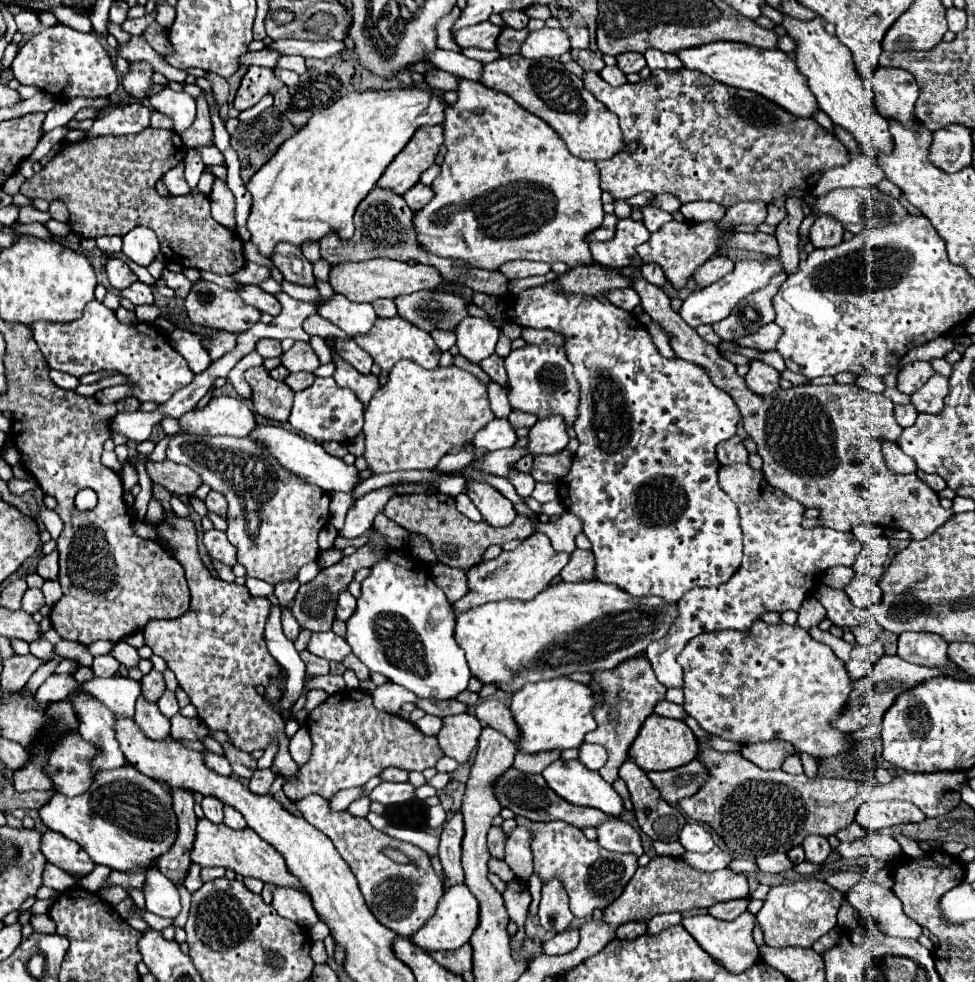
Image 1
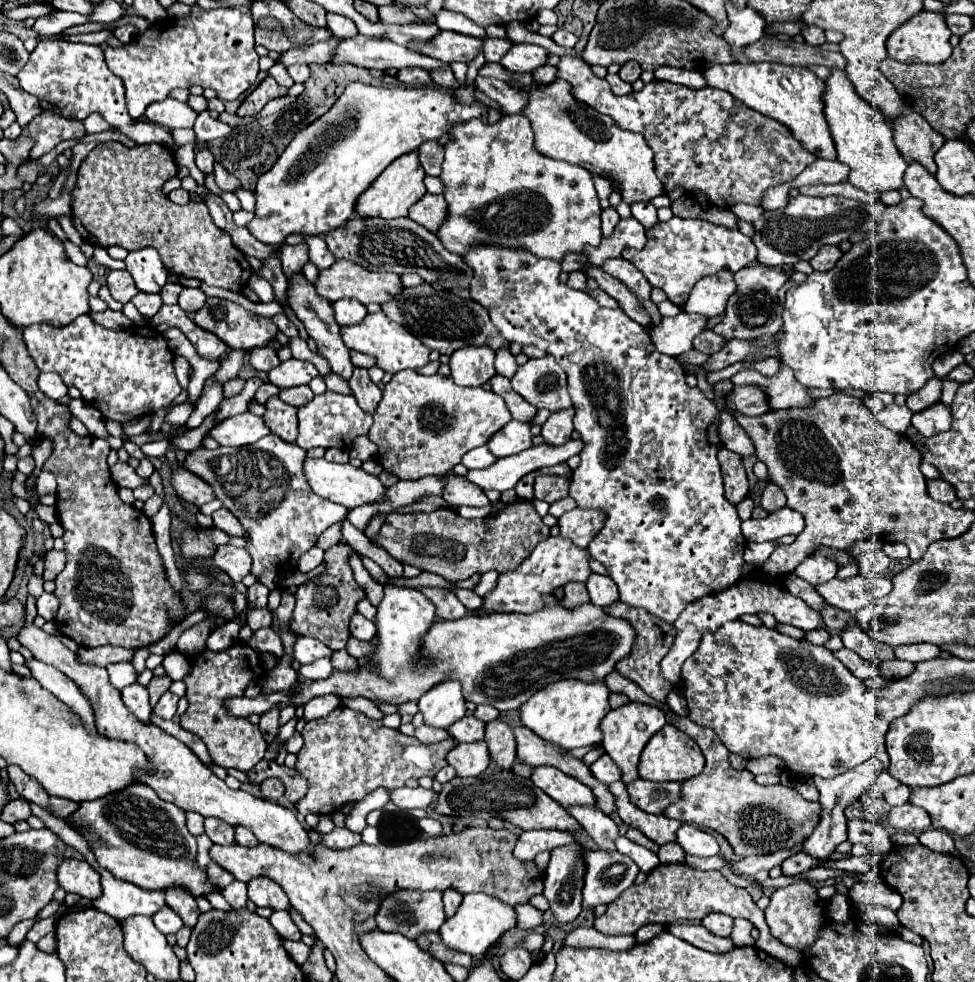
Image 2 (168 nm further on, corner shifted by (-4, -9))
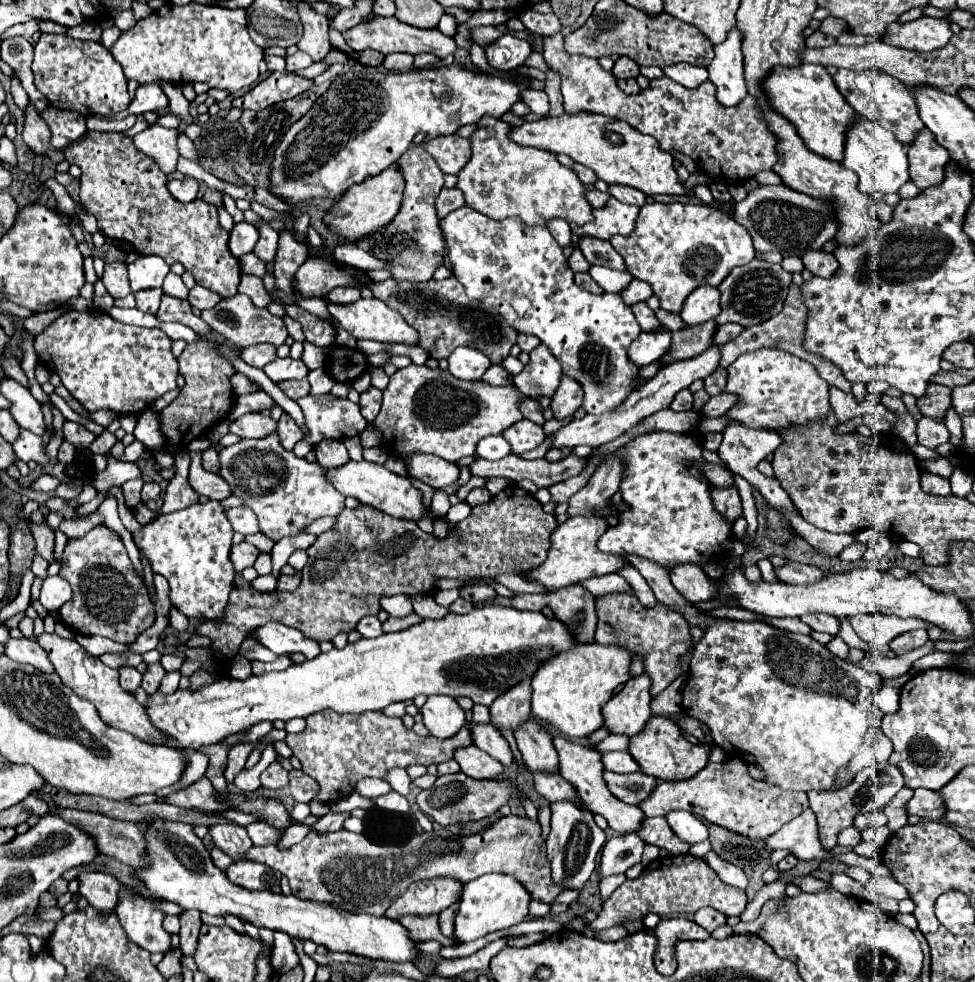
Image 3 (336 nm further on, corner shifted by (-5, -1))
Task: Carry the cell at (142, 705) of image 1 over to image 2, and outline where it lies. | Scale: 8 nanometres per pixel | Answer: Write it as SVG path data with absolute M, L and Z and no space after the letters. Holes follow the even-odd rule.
M138 682L126 686L126 688L122 690L122 700L124 700L124 704L128 706L128 710L130 710L138 720L150 722L152 706L150 706L150 702L148 702L148 690L146 690L144 686L140 686Z

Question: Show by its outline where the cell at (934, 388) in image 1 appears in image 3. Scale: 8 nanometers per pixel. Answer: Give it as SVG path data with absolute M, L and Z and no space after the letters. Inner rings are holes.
M923 416L917 422L917 442L921 446L927 446L927 448L935 450L939 444L949 442L949 430L945 428L943 422L937 422L937 420L931 420L931 418Z

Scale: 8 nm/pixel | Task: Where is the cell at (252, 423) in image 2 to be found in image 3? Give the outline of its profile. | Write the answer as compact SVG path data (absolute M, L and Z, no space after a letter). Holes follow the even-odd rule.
M261 412L245 414L235 422L231 422L231 432L241 438L263 438L275 430L277 430L277 422L271 416Z

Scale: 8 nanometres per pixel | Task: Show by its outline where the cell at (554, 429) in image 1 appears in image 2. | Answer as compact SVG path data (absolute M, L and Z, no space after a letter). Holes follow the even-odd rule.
M574 408L570 410L562 410L562 412L554 412L544 424L542 424L542 438L546 444L550 446L560 446L566 444L570 440L570 434L574 430L572 426L572 418L574 418Z

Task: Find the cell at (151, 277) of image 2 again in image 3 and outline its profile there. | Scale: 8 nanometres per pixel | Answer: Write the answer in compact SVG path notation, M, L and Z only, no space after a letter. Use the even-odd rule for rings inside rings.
M139 256L135 262L127 266L127 270L131 292L161 288L165 276L169 274L167 262L163 262L159 256Z

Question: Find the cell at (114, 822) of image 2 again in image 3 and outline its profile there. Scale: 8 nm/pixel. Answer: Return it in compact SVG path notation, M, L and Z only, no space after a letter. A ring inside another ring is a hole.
M155 820L147 826L145 840L151 866L137 870L137 874L155 896L175 902L183 910L193 908L211 916L233 914L257 928L269 928L273 932L285 932L291 938L311 940L331 952L349 952L391 962L409 962L415 958L415 942L407 936L407 930L397 920L387 916L351 914L333 904L301 900L295 894L285 896L273 892L251 892L231 884L225 872L215 868L209 852L189 824Z

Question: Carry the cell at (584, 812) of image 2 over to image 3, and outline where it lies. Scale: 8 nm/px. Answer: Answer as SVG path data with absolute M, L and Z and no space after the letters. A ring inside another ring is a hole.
M533 772L533 782L535 782L535 790L547 798L549 802L559 802L559 800L577 800L579 806L583 806L579 794L575 792L575 788L563 780L559 774L551 774L551 772Z

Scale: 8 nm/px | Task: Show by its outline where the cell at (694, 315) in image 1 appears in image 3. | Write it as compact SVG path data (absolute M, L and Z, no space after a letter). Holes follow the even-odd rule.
M665 326L661 328L661 332L649 332L649 334L639 334L631 348L627 350L627 358L633 362L633 364L639 364L639 366L647 366L655 360L659 360L667 348L671 344L671 330L667 330Z

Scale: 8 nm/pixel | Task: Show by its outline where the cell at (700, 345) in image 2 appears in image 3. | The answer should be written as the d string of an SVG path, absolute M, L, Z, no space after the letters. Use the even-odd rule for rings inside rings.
M723 324L723 326L717 326L717 332L715 332L715 344L725 344L729 340L735 340L739 334L743 332L743 326L741 324Z

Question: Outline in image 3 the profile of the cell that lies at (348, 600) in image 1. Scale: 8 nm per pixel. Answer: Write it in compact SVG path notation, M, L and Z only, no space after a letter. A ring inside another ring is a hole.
M365 616L359 620L357 624L357 632L363 636L363 638L377 638L383 634L381 630L381 622L377 616Z

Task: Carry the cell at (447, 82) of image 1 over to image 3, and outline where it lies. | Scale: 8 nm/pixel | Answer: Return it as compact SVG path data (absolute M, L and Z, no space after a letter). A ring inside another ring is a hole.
M387 54L383 60L383 68L393 72L405 72L413 68L413 56L407 54Z

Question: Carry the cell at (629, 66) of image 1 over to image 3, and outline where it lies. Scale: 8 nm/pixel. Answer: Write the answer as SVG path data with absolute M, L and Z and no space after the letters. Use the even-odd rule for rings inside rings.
M623 56L623 58L619 58L617 62L615 62L615 66L613 66L613 70L611 70L617 78L637 78L639 76L639 66L633 62L633 60L629 60L627 56Z

